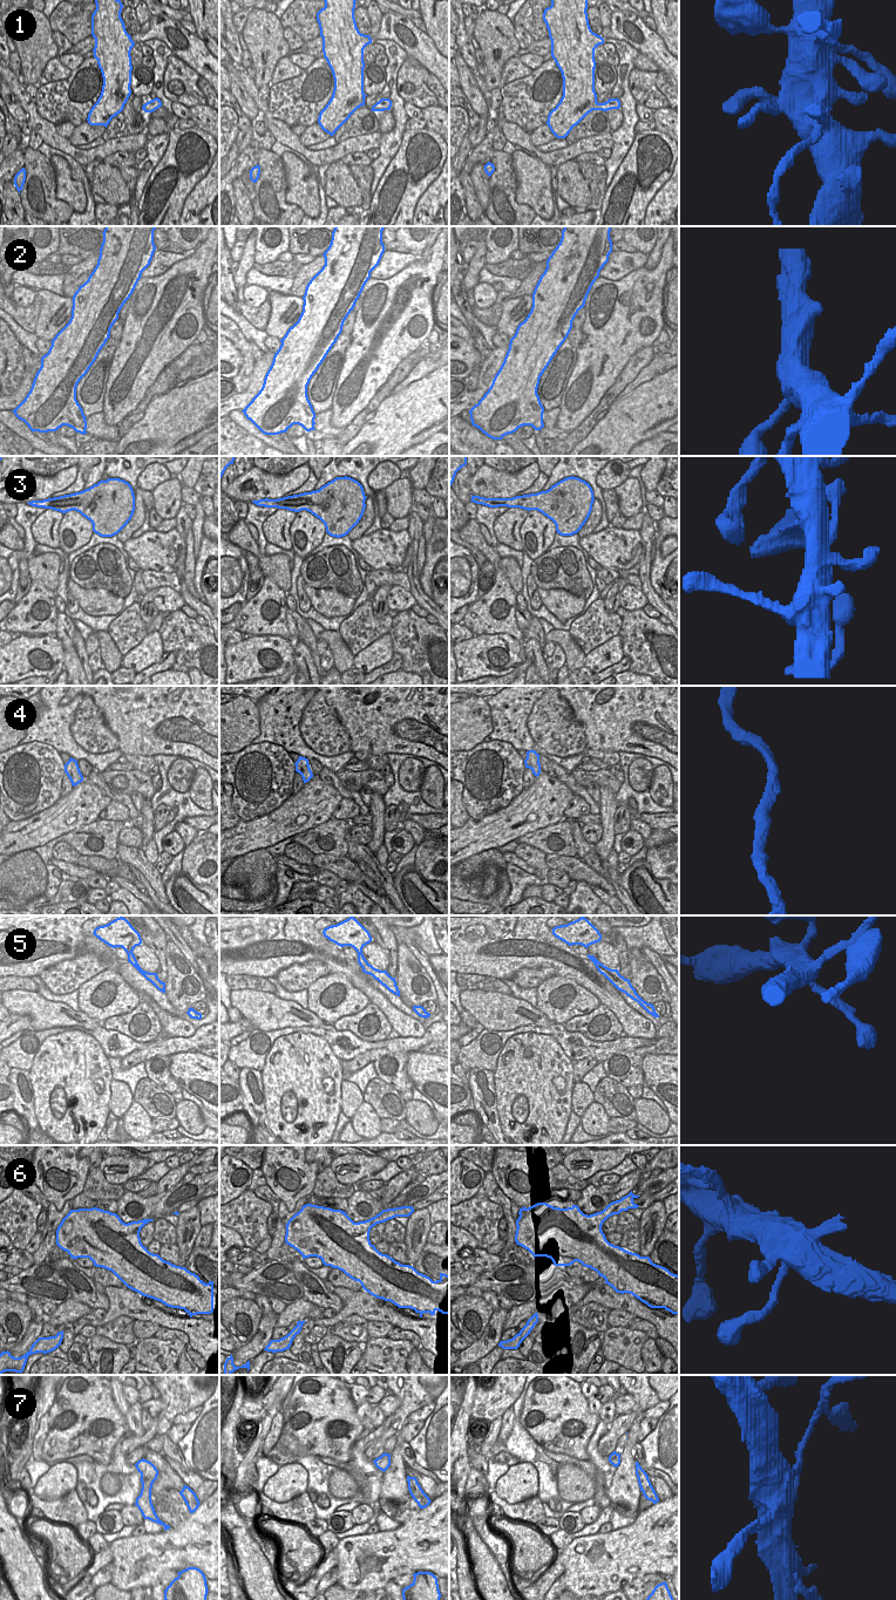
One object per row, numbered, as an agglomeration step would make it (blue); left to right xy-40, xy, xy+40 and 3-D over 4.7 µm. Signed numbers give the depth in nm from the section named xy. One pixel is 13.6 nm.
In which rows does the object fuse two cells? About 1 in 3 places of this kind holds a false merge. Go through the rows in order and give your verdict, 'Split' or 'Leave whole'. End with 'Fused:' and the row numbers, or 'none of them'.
1: Leave whole
2: Split
3: Leave whole
4: Split
5: Leave whole
6: Leave whole
7: Split
Fused: 2, 4, 7

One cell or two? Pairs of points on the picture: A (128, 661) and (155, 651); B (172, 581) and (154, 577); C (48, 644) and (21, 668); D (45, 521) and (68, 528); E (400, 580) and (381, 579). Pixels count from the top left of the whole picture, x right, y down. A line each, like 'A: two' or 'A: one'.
A: one
B: one
C: one
D: two
E: one

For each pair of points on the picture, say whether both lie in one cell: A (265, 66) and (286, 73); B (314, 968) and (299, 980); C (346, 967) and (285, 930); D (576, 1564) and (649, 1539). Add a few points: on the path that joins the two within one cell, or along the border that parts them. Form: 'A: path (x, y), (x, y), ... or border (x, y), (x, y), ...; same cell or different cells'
A: border (287, 55), (277, 62), (272, 77), (266, 84); different cells
B: path (311, 971), (303, 976); same cell
C: path (331, 958), (324, 948), (301, 940); same cell
D: path (594, 1564), (601, 1564), (631, 1552); same cell

